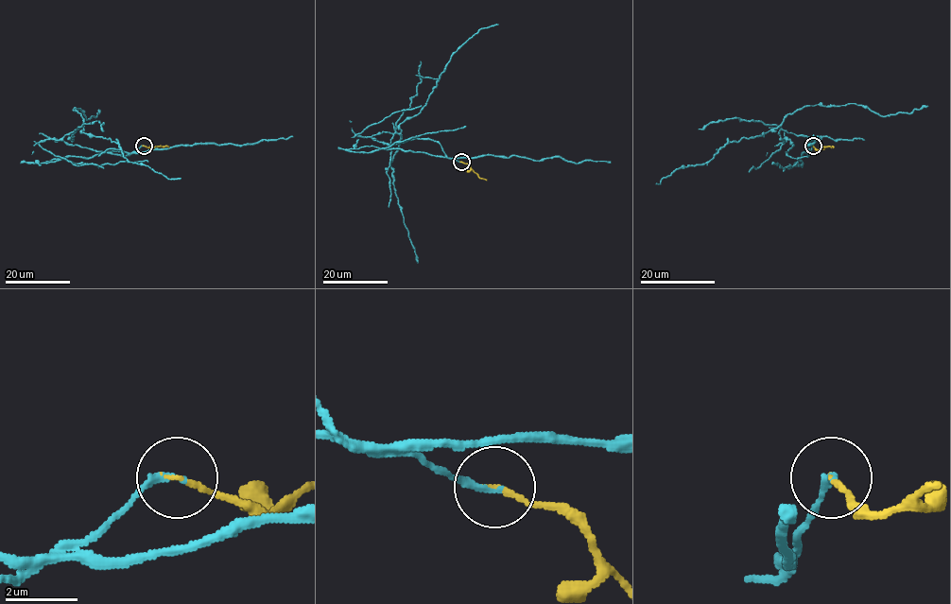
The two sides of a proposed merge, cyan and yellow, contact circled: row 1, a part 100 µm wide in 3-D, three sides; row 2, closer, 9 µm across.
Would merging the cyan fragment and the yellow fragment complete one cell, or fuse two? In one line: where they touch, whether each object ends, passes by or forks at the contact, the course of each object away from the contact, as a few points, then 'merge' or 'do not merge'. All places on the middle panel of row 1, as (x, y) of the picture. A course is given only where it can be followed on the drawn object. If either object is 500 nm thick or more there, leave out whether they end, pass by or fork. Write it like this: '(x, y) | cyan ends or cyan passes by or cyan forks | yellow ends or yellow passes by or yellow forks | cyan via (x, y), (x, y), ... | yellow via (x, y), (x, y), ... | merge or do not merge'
(461, 162) | cyan ends | yellow ends | cyan via (461, 162), (429, 139), (388, 145), (371, 136), (400, 132), (451, 56), (481, 28), (498, 24) | yellow via (461, 162), (487, 180) | do not merge

